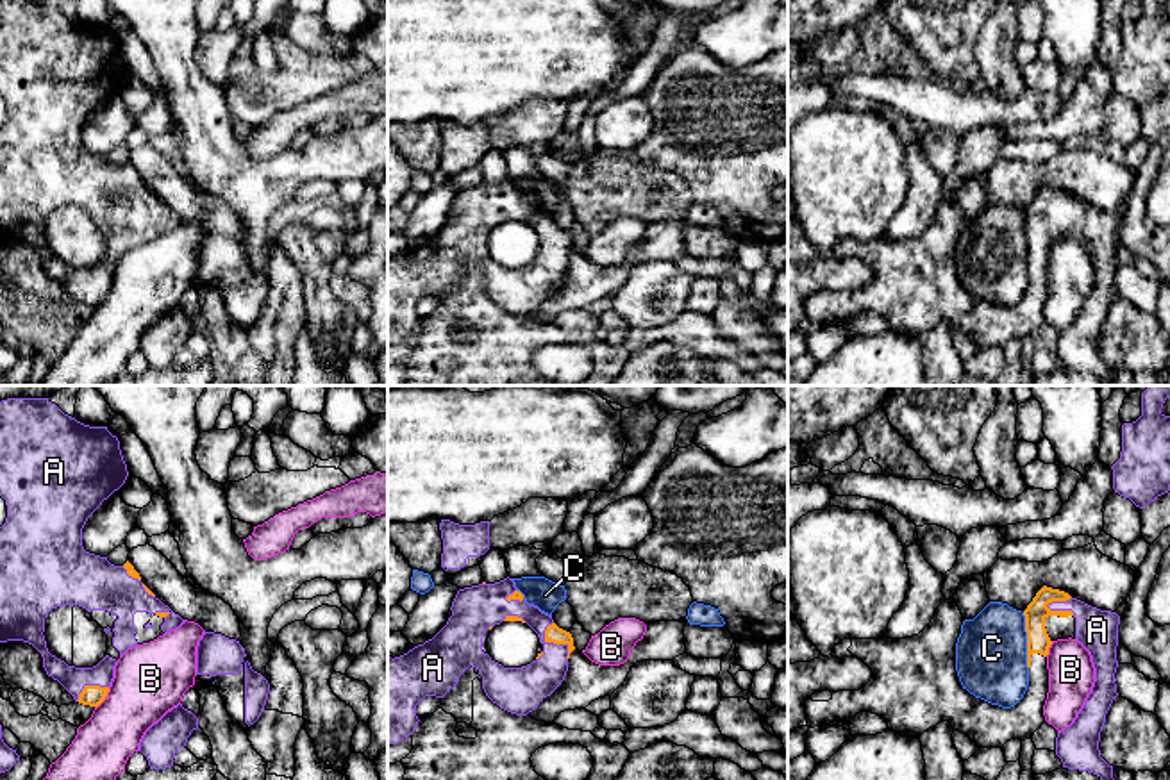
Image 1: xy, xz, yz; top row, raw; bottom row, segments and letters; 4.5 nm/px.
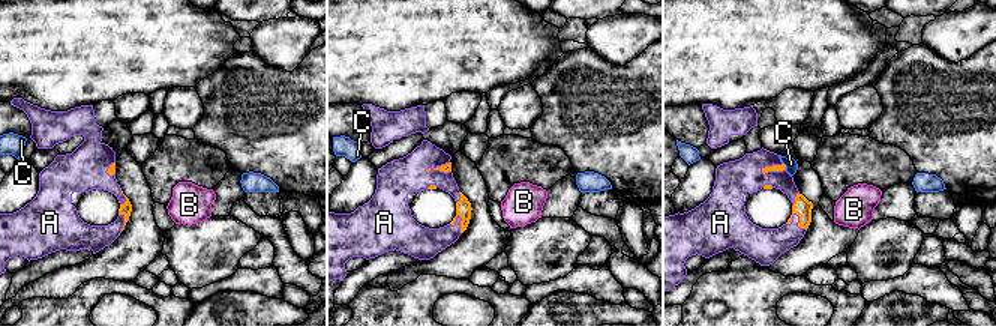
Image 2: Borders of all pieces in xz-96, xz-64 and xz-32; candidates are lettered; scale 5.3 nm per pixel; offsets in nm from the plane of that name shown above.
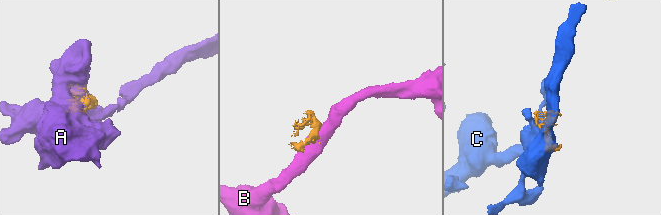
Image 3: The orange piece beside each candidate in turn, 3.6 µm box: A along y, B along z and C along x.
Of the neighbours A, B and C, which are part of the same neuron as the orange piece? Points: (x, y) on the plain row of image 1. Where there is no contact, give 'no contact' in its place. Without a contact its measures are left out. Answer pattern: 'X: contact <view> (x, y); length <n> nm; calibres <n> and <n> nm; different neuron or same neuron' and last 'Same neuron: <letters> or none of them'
A: contact xz (554, 243); length 190 nm; calibres 80 and 190 nm; same neuron
B: contact xy (104, 298); length 120 nm; calibres 100 and 320 nm; different neuron
C: contact yz (1027, 241); length 260 nm; calibres 110 and 320 nm; different neuron
Same neuron: A

